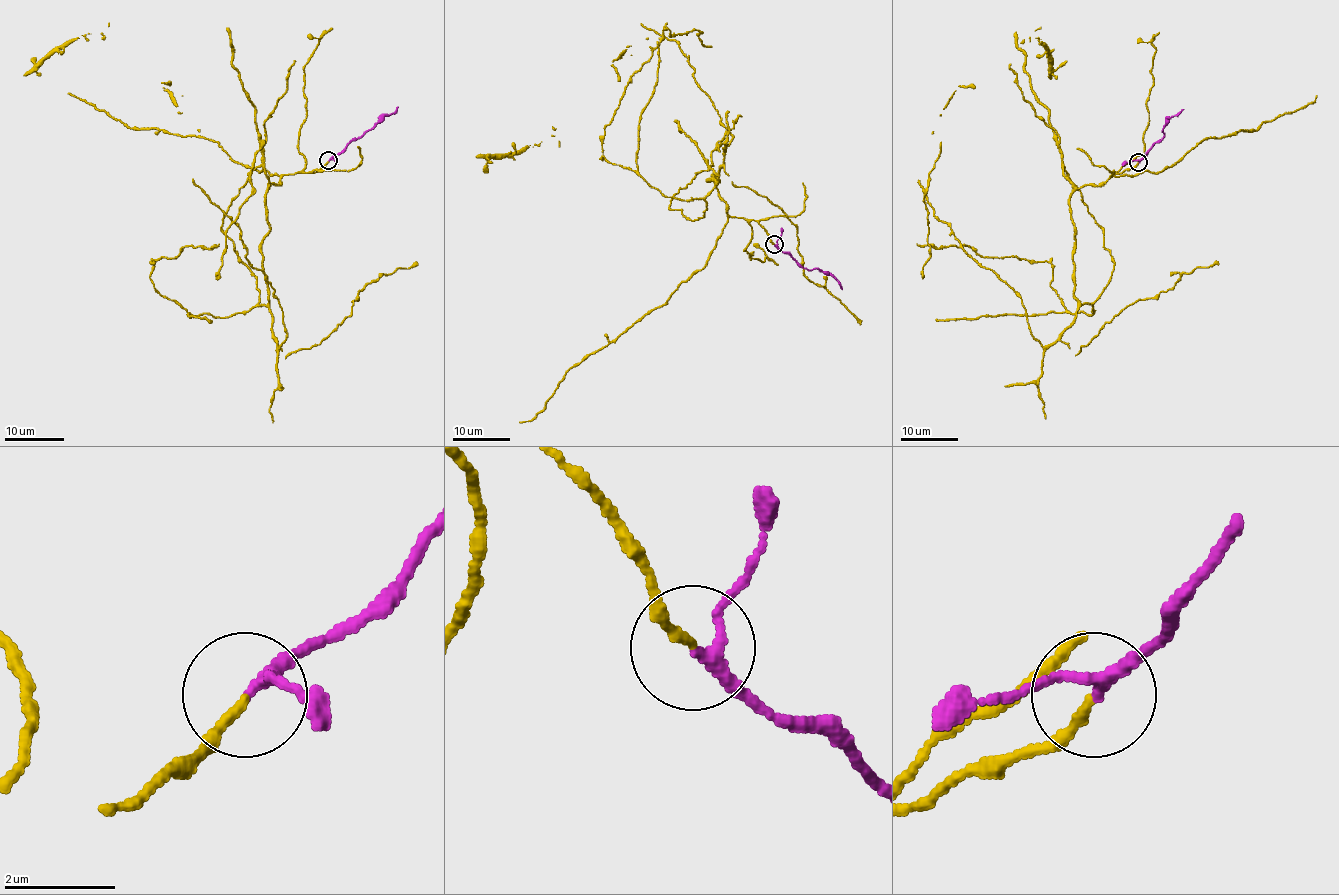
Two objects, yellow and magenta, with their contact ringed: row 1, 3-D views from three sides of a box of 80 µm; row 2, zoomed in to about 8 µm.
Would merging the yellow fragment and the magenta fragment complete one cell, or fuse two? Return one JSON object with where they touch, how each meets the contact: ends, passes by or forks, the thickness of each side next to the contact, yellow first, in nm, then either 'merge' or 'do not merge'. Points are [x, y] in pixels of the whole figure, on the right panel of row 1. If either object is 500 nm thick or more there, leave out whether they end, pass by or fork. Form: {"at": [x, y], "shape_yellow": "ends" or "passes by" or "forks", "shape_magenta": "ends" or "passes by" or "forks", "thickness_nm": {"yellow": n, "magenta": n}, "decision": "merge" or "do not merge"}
{"at": [1138, 162], "shape_yellow": "ends", "shape_magenta": "passes by", "thickness_nm": {"yellow": 160, "magenta": 190}, "decision": "merge"}

